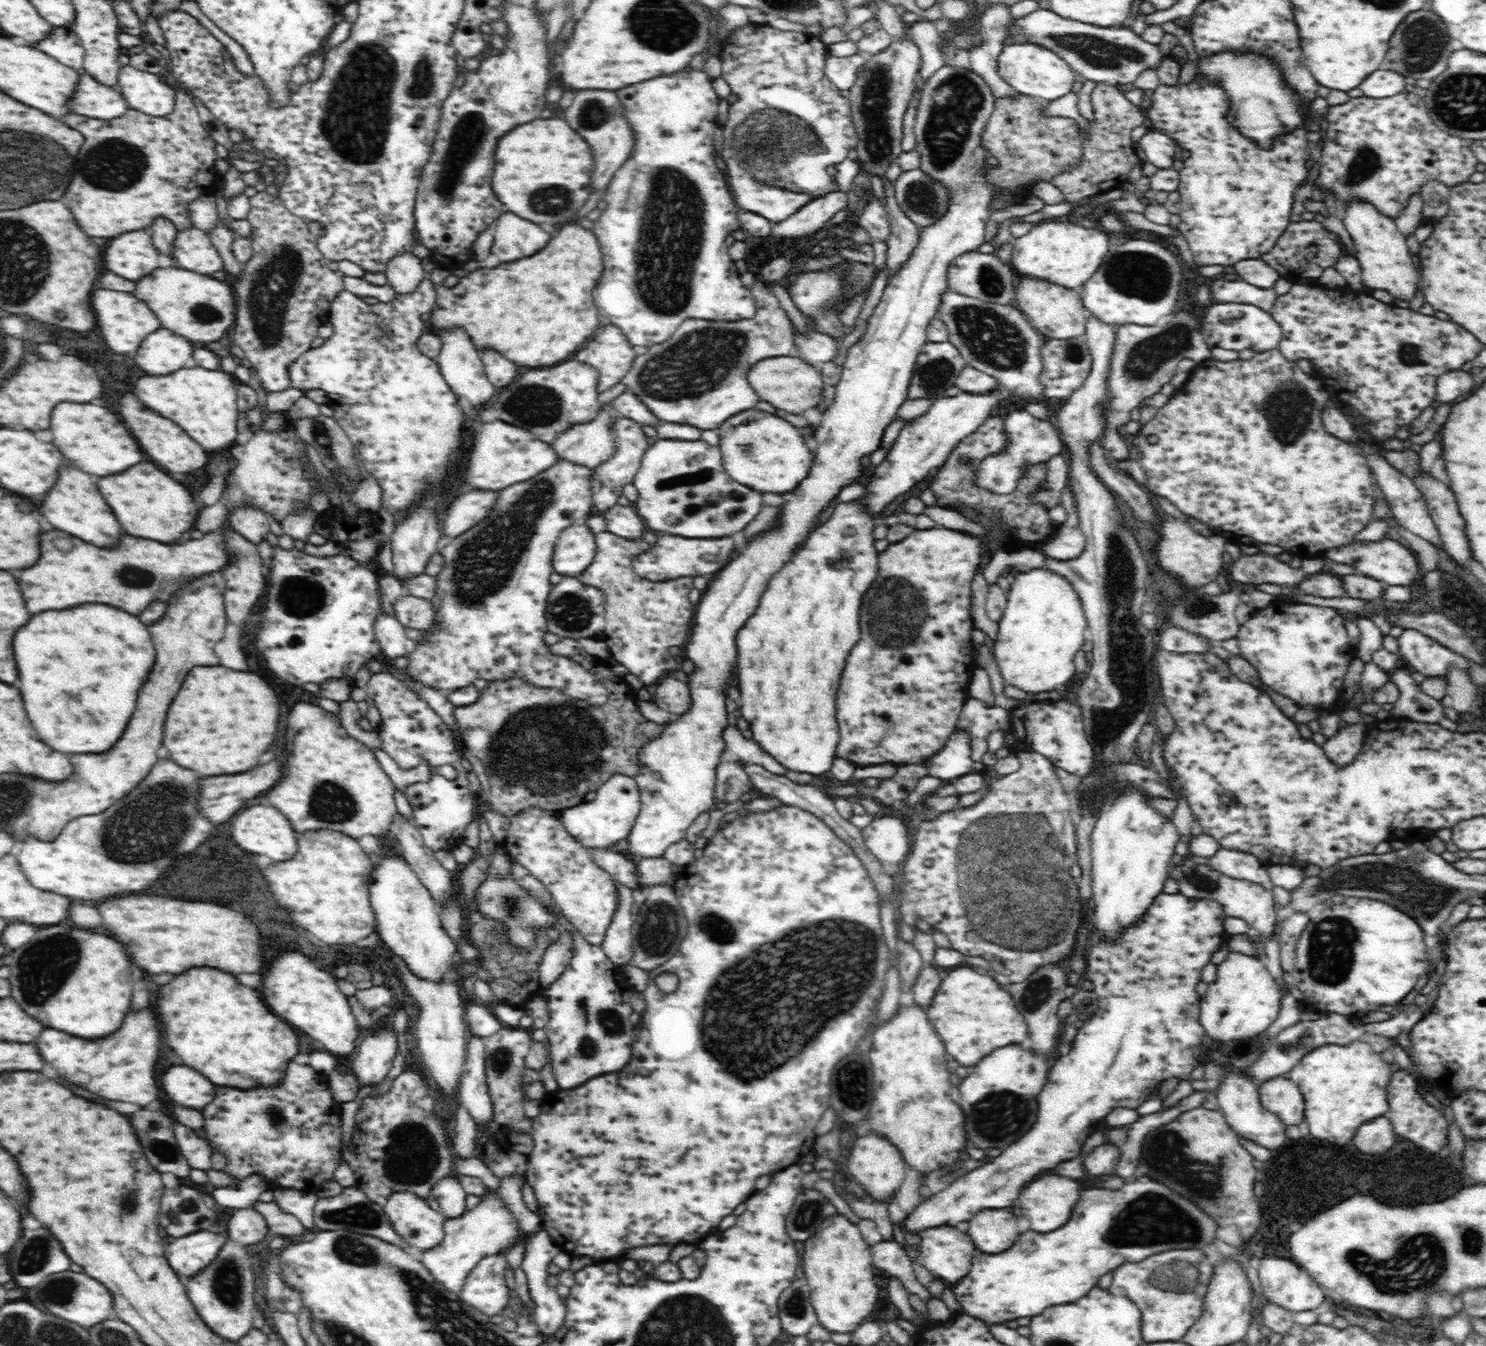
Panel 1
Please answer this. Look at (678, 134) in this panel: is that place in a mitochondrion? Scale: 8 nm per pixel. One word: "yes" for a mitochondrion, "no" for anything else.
no

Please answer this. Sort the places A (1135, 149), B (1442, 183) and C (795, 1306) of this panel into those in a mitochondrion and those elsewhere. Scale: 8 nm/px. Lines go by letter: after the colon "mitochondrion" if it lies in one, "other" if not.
A: other
B: other
C: mitochondrion

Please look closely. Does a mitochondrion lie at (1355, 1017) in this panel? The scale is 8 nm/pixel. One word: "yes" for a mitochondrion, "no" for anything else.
no

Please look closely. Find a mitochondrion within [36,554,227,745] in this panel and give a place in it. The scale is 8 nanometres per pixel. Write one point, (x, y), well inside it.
(135, 577)

